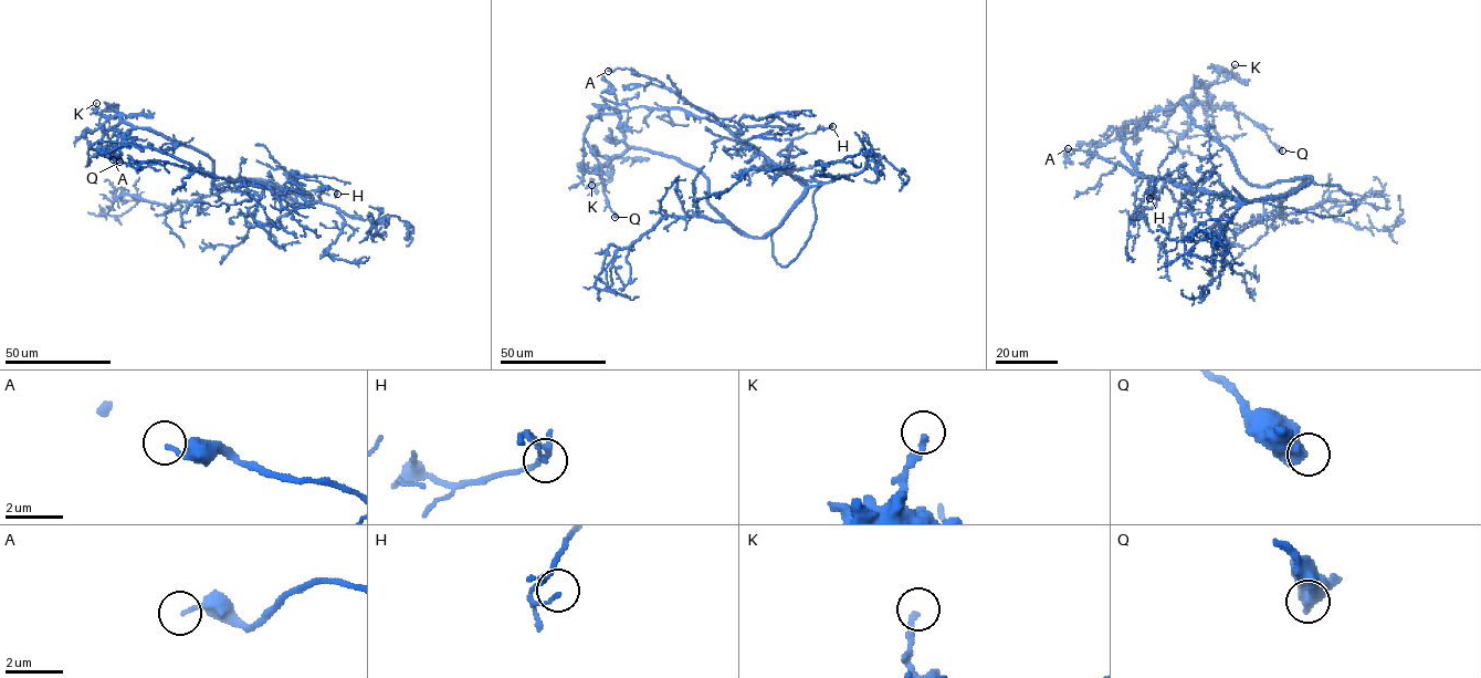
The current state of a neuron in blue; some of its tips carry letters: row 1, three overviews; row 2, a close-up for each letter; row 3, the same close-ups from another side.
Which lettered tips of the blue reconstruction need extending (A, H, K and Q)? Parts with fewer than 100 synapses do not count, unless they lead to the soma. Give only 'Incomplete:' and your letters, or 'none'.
Incomplete: none

